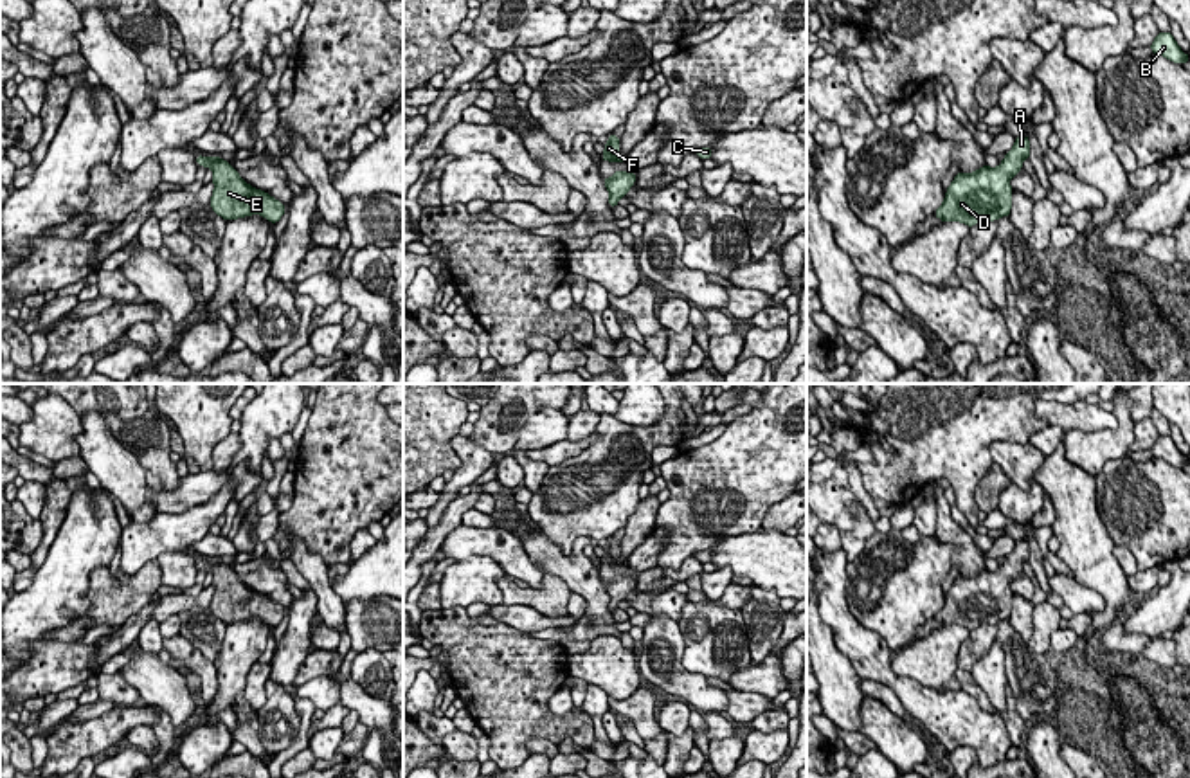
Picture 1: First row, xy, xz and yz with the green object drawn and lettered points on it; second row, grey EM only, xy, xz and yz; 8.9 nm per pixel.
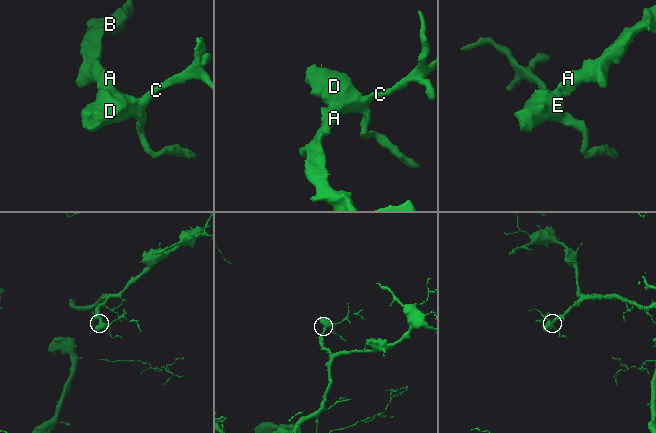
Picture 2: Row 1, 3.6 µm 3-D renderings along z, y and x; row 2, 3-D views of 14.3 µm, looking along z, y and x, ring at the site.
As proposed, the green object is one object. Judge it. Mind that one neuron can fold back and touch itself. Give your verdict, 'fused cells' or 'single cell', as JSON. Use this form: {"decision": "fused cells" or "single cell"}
{"decision": "single cell"}

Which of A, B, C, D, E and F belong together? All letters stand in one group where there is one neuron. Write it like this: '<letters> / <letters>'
A B C D E F

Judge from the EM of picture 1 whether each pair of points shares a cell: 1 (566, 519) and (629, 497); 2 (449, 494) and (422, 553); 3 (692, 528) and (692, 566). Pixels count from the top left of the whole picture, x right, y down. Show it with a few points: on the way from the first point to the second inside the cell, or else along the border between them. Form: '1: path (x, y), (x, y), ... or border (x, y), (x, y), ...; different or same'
1: path (582, 519), (600, 519), (613, 506); same
2: border (456, 496), (440, 521), (429, 528); different
3: border (692, 555), (677, 568), (658, 568); different

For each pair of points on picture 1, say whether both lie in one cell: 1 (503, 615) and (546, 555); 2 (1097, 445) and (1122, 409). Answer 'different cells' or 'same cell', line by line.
1: different cells
2: same cell

